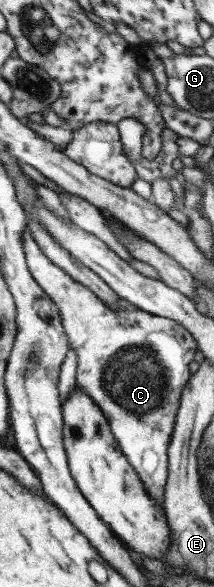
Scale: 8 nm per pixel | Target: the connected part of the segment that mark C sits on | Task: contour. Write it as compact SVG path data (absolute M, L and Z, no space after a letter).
M24 228L24 255L34 281L54 301L60 322L68 336L70 348L78 355L76 384L100 406L108 418L111 433L120 451L144 483L147 495L160 507L164 505L164 487L168 479L168 447L174 433L176 414L186 382L191 377L189 364L194 360L197 343L194 336L181 324L167 317L152 315L118 297L118 309L108 307L91 289L72 279L40 250L30 228Z

